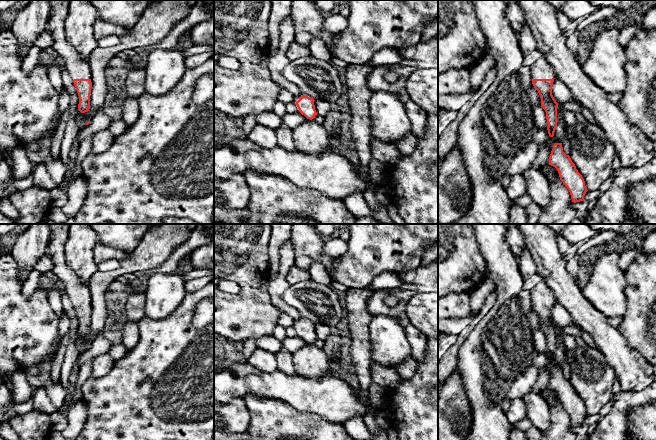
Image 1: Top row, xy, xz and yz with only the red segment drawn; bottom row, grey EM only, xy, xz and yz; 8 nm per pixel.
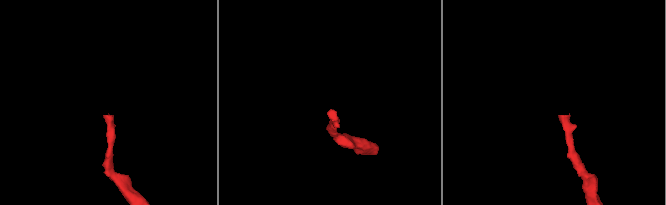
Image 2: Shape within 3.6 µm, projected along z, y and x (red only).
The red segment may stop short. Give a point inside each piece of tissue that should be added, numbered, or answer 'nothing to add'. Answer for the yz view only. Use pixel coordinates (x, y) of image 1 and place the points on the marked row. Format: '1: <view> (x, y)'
1: yz (541, 69)

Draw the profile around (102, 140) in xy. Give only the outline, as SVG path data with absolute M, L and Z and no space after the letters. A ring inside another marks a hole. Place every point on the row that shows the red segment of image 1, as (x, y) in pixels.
M102 130L94 134L91 146L92 154L101 154L109 149L115 138L108 130Z

